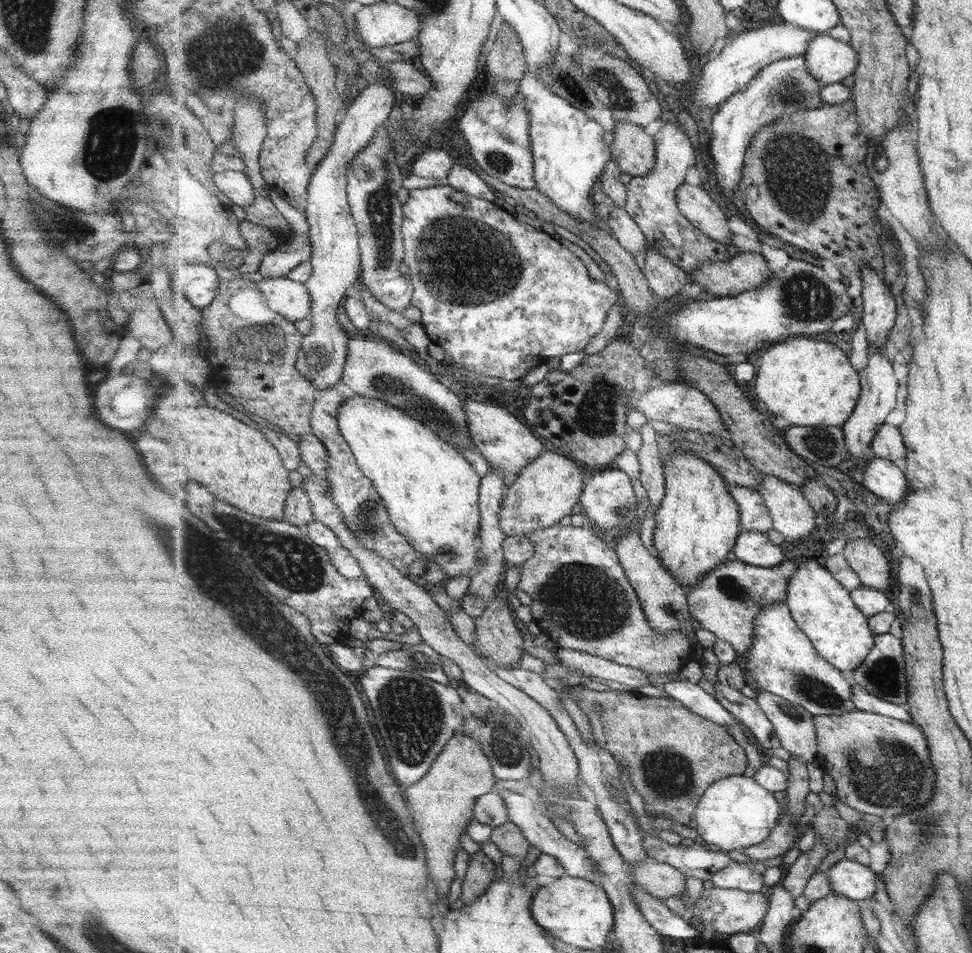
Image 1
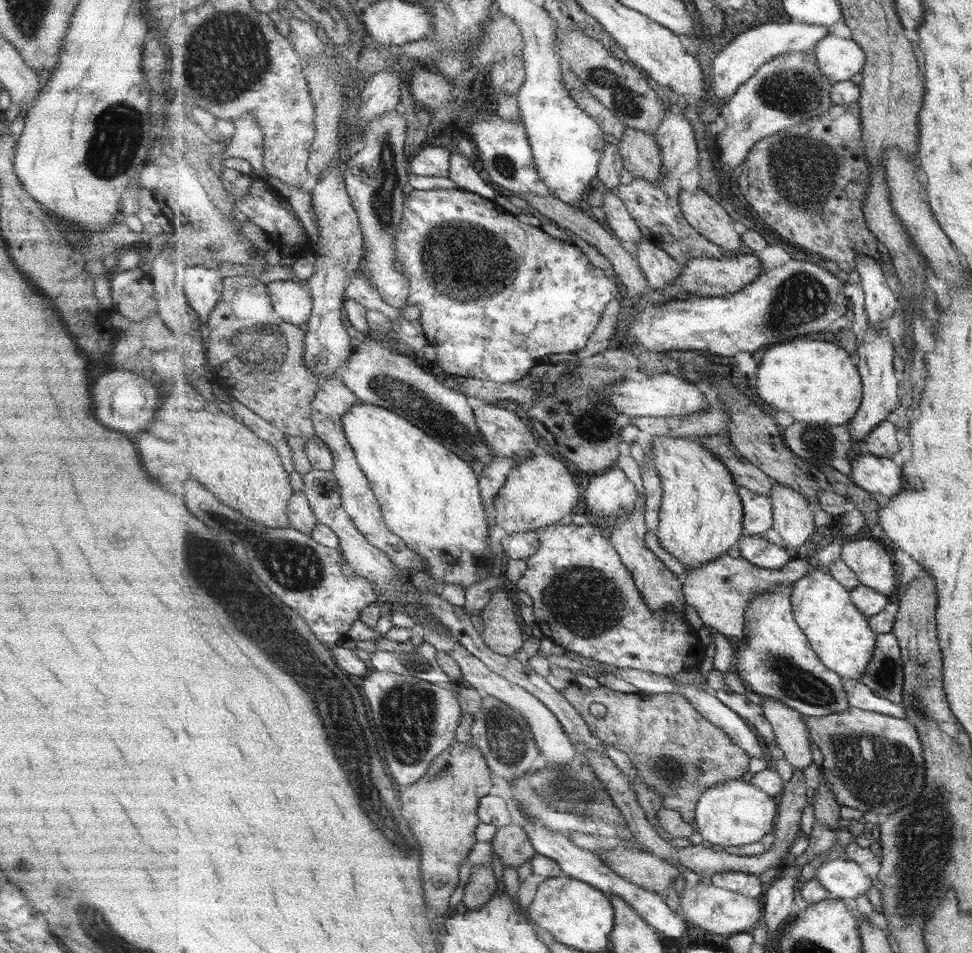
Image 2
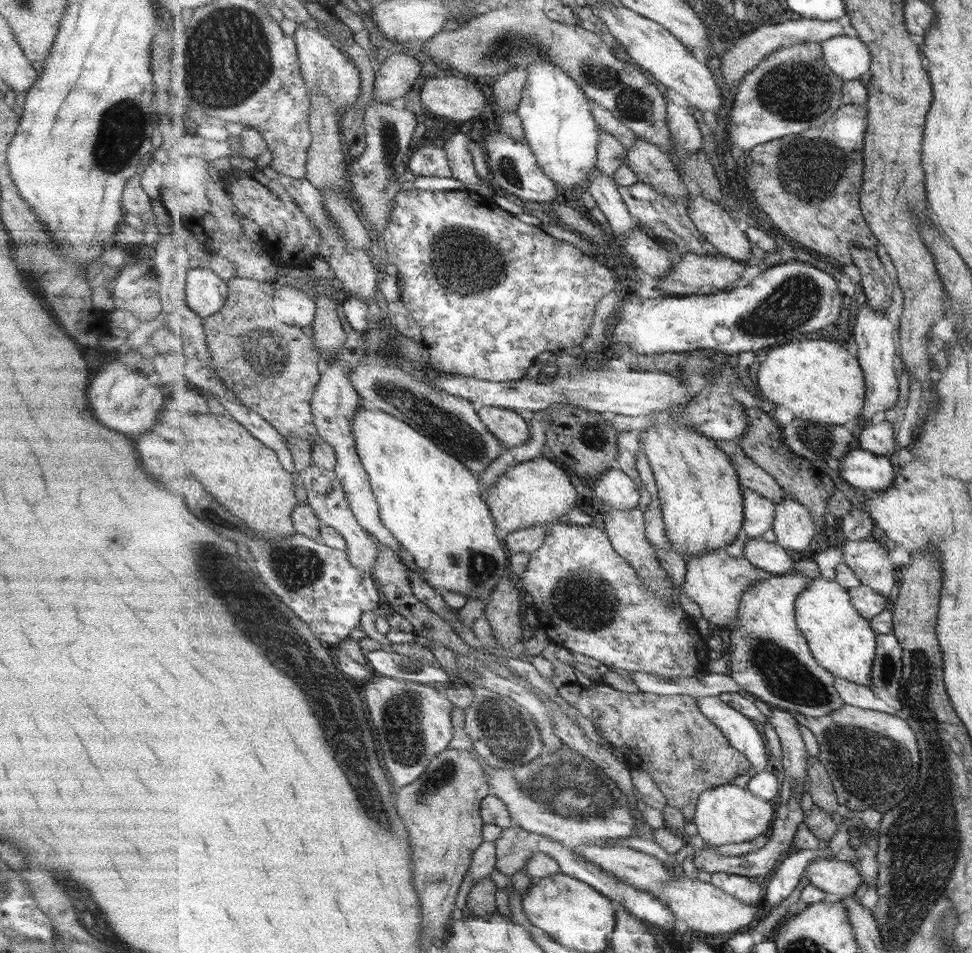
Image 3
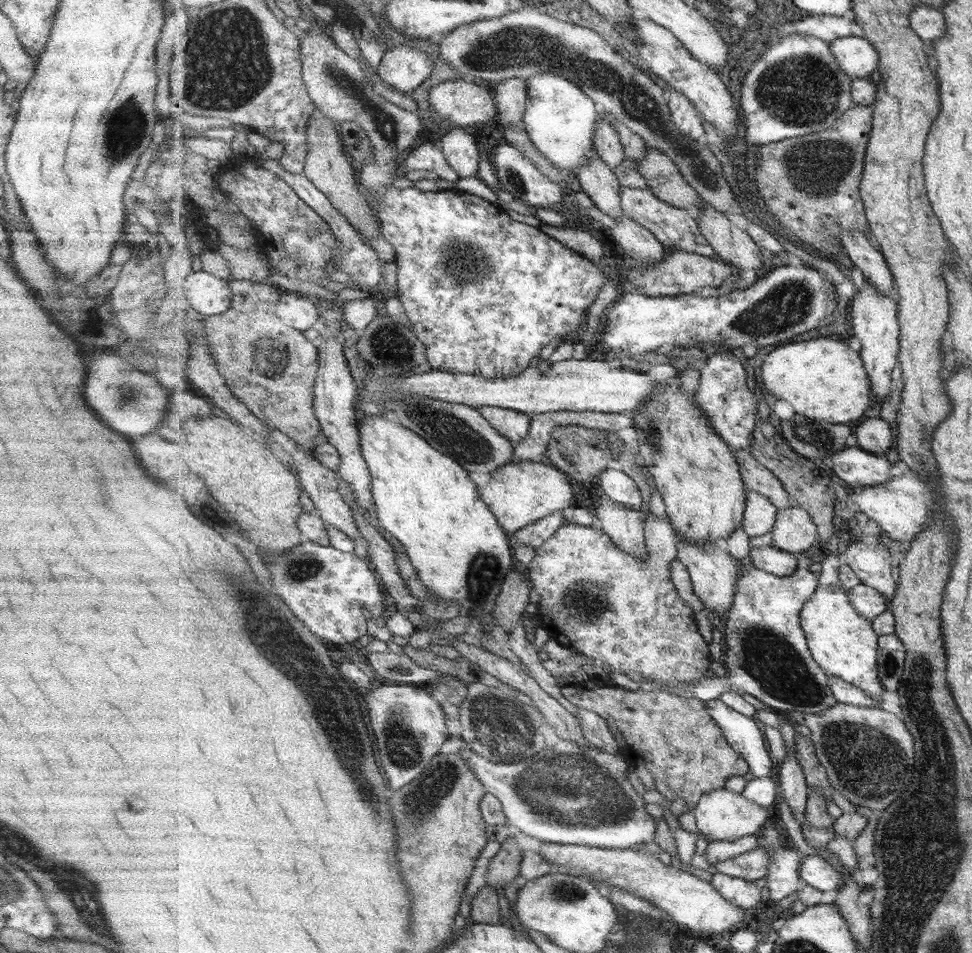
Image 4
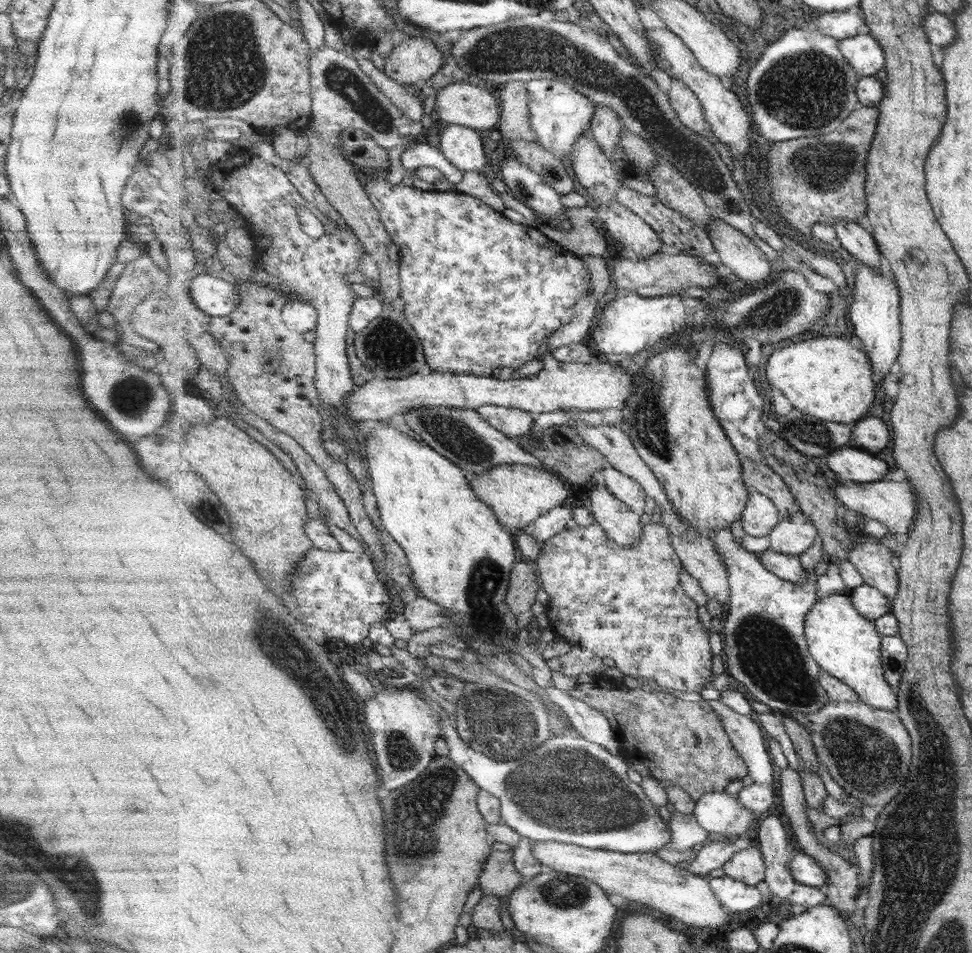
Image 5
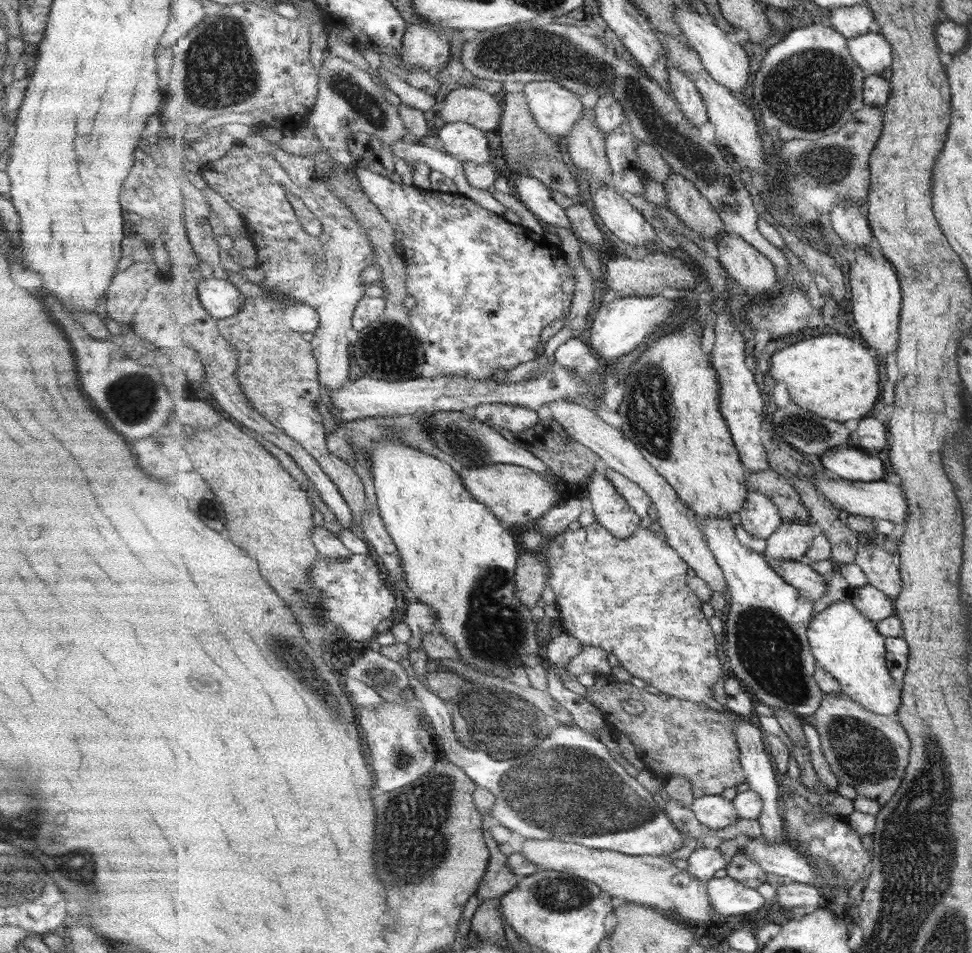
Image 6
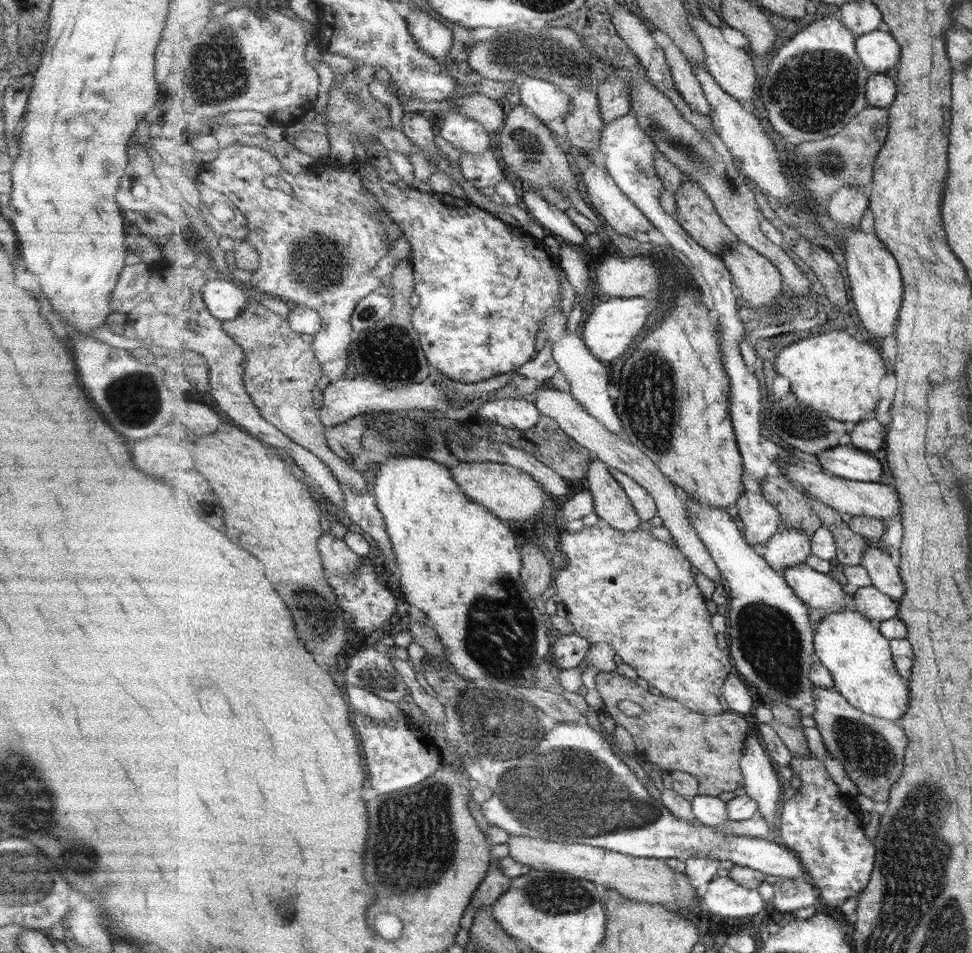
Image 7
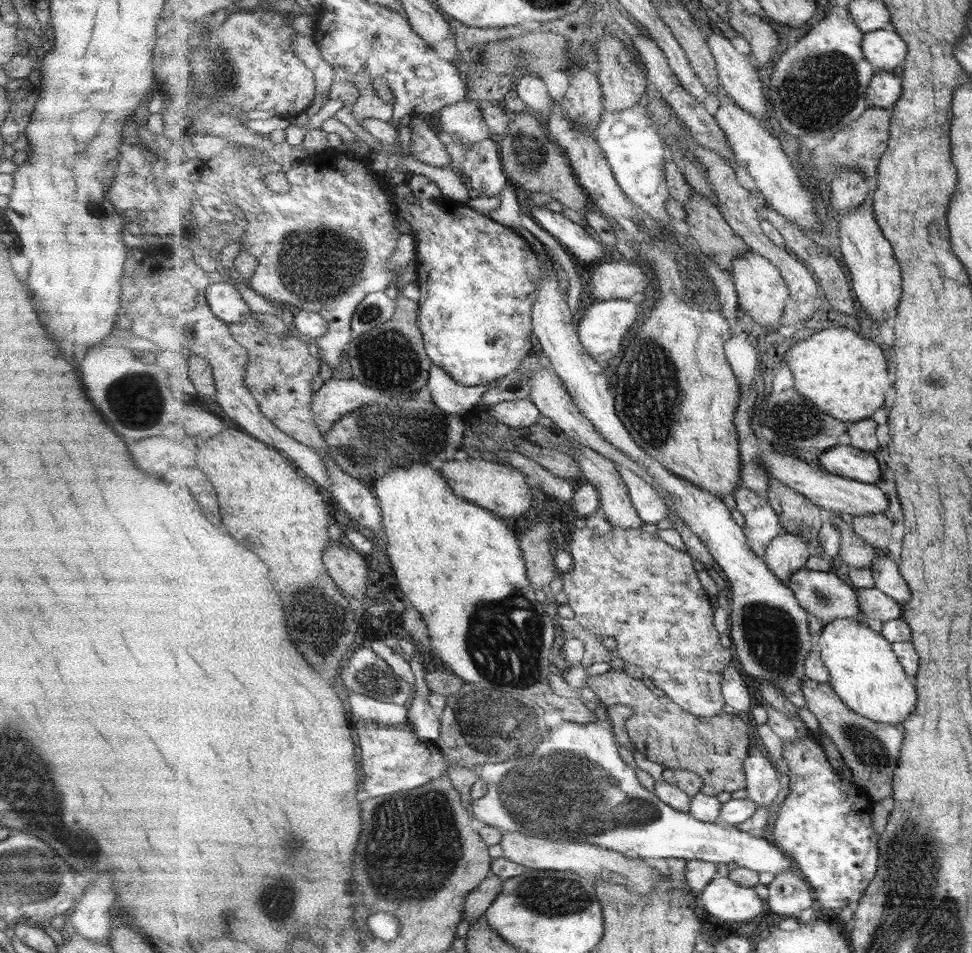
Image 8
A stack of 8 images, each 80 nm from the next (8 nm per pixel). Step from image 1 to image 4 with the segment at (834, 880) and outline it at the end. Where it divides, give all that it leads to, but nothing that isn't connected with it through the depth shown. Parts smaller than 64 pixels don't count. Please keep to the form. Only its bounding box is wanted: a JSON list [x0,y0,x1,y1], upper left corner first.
[800,855,844,892]

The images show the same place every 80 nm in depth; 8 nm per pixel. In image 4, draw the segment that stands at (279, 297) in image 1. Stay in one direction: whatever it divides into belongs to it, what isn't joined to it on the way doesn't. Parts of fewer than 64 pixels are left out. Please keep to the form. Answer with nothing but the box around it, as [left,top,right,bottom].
[278,291,319,331]

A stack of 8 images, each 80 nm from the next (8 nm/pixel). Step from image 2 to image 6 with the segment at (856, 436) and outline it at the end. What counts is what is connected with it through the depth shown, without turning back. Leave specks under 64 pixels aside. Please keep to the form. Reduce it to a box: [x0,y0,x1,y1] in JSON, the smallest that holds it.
[850,248,902,364]

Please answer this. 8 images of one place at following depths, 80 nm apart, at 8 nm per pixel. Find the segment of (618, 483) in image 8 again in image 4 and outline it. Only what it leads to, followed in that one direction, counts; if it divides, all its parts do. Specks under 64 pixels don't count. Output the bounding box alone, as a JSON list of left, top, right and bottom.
[596,495,647,561]

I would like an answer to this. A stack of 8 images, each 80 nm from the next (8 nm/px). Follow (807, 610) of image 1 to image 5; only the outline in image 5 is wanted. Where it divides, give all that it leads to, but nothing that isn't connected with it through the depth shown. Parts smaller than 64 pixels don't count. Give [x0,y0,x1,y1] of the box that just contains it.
[806,593,898,710]

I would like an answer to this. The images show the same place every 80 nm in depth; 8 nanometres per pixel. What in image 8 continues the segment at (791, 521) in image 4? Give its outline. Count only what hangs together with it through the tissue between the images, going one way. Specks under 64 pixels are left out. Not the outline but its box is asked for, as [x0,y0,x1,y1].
[764,532,812,584]

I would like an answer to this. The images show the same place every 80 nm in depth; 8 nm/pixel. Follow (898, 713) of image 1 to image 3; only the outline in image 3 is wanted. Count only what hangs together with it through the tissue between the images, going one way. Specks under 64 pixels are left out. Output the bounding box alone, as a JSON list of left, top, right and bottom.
[835,677,897,714]

